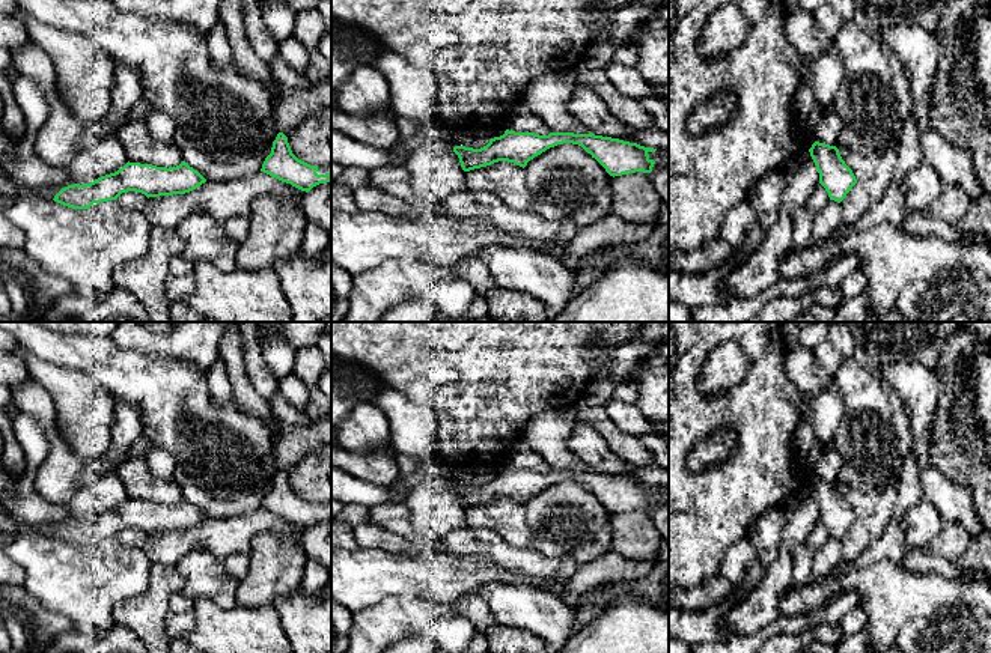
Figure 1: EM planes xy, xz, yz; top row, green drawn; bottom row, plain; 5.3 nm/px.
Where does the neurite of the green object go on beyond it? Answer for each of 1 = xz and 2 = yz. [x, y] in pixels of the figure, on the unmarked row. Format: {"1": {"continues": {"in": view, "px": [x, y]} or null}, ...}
{"1": {"continues": {"in": "xz", "px": [660, 494]}}, "2": {"continues": null}}

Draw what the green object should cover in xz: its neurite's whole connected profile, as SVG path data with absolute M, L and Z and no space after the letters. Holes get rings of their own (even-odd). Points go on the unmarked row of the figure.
M506 466L503 472L491 475L480 486L455 483L453 489L458 492L464 509L486 504L499 498L514 500L524 506L535 494L563 480L581 483L613 515L636 509L651 510L655 500L669 504L669 487L645 484L637 480L595 472L592 469L550 469L548 472L539 472Z

